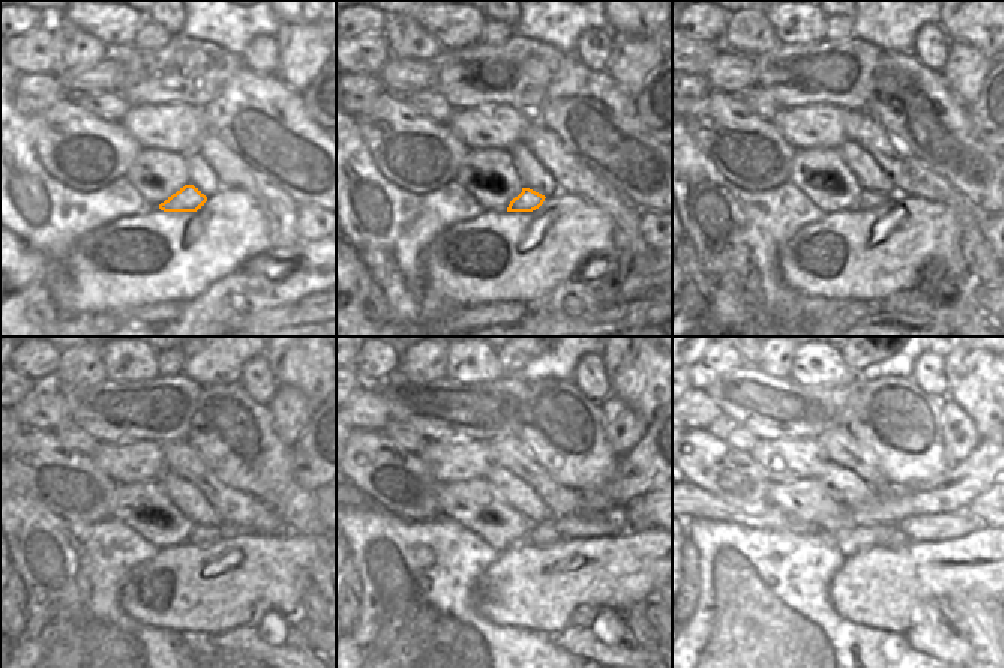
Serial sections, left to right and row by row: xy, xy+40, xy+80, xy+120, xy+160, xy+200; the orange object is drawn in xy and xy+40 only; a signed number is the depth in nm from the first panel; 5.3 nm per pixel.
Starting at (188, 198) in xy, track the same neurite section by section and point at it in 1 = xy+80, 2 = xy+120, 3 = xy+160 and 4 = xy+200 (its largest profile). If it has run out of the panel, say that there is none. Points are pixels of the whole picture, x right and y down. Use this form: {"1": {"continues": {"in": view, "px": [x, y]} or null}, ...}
{"1": {"continues": {"in": "xy+80", "px": [868, 200]}}, "2": {"continues": {"in": "xy+120", "px": [200, 535]}}, "3": {"continues": {"in": "xy+160", "px": [545, 533]}}, "4": {"continues": {"in": "xy+200", "px": [896, 539]}}}

